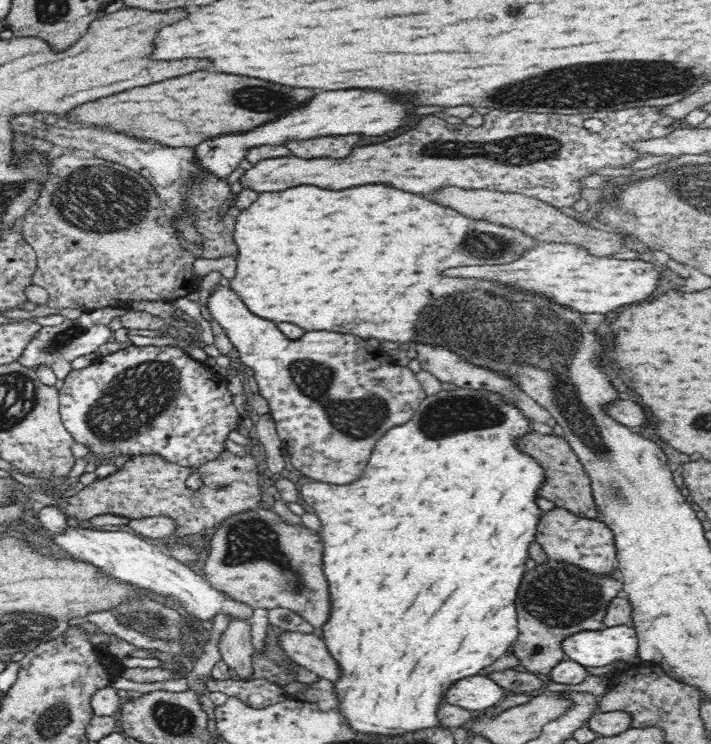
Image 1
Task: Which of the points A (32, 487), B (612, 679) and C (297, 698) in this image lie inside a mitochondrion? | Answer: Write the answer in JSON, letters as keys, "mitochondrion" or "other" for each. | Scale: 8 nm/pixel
{"A":"other","B":"other","C":"other"}

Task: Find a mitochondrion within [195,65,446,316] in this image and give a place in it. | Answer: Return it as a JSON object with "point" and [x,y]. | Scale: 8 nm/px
{"point":[271,99]}

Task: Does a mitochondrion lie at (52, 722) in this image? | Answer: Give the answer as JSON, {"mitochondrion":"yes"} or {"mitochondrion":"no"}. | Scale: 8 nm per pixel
{"mitochondrion":"yes"}

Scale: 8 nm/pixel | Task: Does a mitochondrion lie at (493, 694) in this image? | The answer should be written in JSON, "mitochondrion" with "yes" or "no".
{"mitochondrion":"no"}

